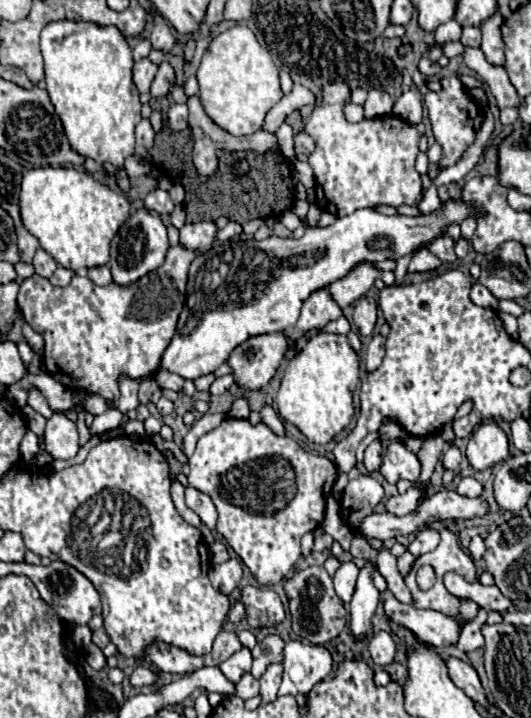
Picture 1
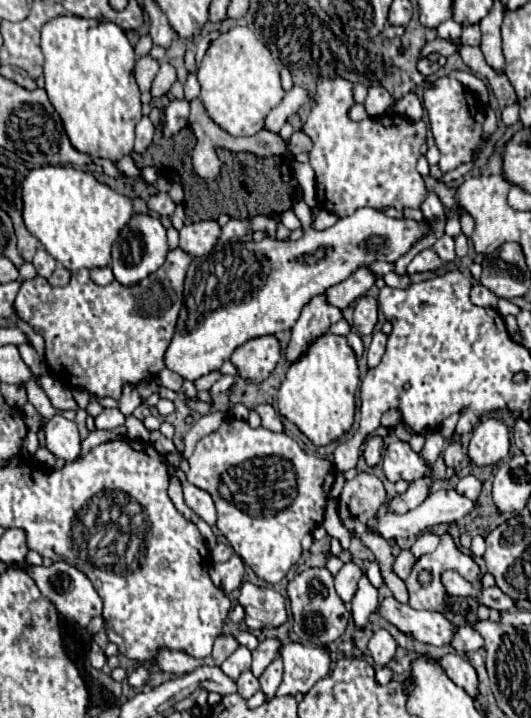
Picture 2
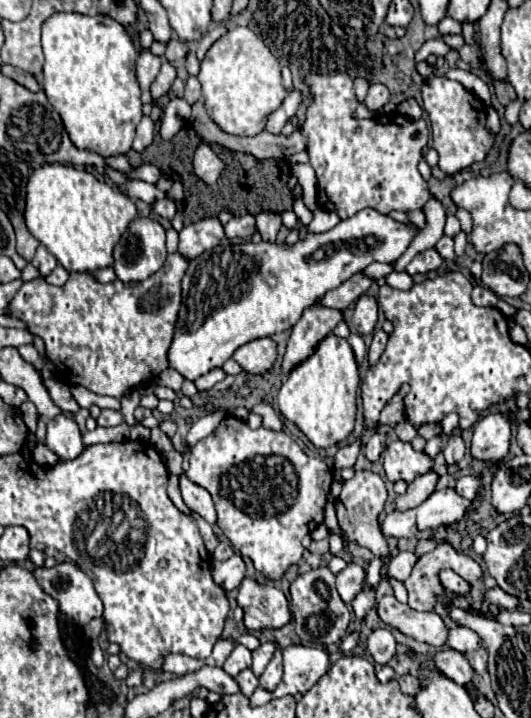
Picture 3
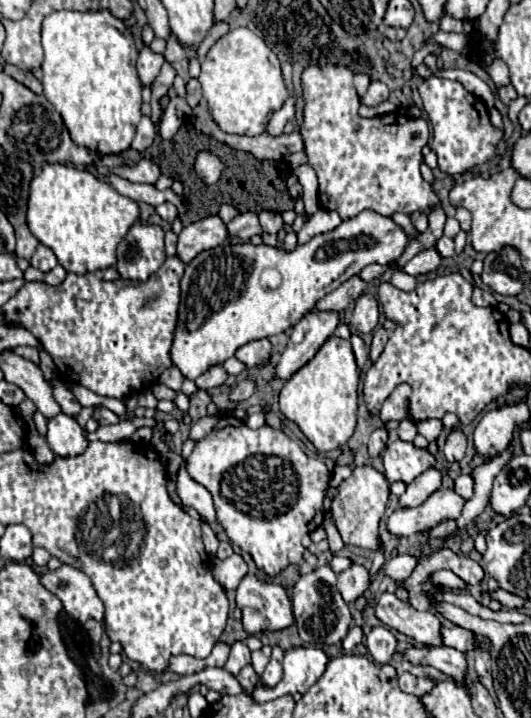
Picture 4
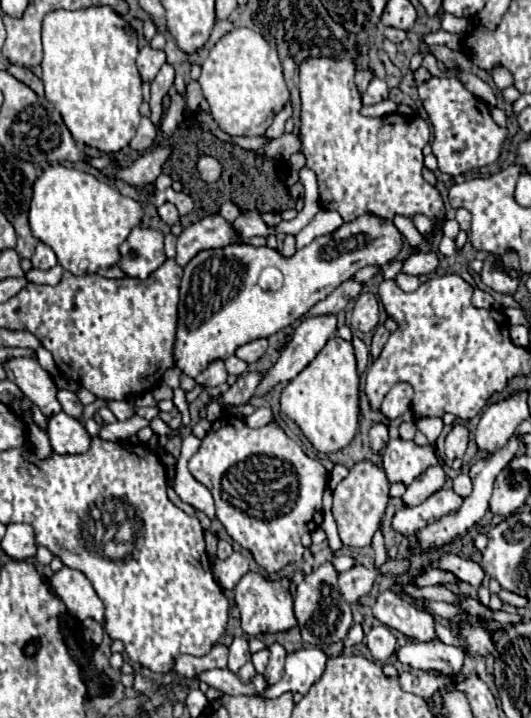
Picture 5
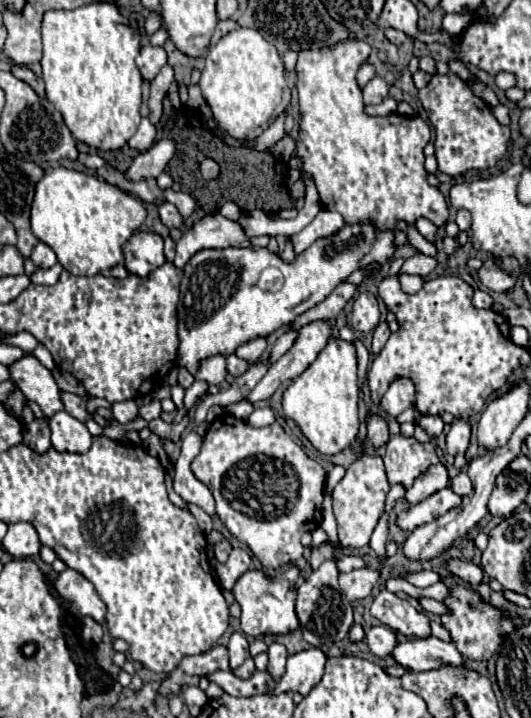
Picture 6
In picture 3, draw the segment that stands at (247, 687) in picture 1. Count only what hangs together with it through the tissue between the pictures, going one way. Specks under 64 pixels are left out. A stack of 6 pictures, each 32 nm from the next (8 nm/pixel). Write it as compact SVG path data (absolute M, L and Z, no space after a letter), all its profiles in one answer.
M246 668L244 672L240 672L240 676L236 678L236 682L238 682L238 686L240 686L240 692L242 692L246 698L250 698L252 692L258 688L258 678L254 676L254 672L252 672L250 668Z

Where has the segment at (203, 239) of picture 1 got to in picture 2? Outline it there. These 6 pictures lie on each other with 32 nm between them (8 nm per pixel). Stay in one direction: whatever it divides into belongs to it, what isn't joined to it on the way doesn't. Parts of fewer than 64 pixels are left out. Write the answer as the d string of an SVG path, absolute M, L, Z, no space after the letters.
M204 220L198 224L188 224L180 230L180 248L194 256L210 252L220 238L220 226L216 220Z

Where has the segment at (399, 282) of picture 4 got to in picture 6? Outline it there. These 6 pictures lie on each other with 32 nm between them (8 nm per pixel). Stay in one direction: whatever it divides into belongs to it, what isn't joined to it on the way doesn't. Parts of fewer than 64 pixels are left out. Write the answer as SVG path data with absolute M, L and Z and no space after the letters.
M398 274L398 280L400 280L400 286L404 292L412 294L412 292L418 292L422 288L422 278L420 276L404 276L404 274Z

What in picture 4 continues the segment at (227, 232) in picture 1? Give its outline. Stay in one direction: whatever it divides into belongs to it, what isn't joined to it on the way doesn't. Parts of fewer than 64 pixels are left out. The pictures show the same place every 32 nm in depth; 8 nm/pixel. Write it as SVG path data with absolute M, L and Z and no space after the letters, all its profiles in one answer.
M246 212L246 214L238 214L236 218L232 218L228 224L228 234L230 236L238 236L242 240L250 240L254 234L260 234L260 224L258 224L258 216L254 212Z

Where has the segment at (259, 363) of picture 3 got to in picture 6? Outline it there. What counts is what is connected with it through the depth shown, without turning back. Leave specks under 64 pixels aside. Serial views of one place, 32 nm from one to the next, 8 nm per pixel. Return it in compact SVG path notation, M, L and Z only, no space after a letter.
M256 338L256 340L250 340L250 342L242 344L236 350L236 356L246 360L246 362L256 362L262 356L264 350L266 350L266 338Z

